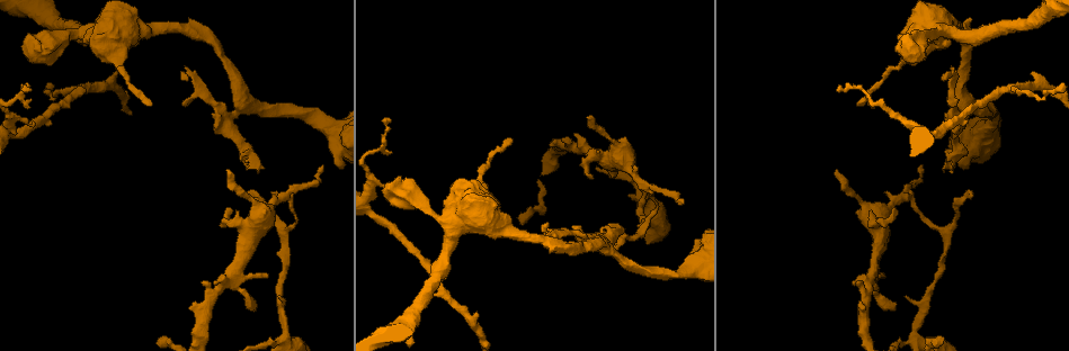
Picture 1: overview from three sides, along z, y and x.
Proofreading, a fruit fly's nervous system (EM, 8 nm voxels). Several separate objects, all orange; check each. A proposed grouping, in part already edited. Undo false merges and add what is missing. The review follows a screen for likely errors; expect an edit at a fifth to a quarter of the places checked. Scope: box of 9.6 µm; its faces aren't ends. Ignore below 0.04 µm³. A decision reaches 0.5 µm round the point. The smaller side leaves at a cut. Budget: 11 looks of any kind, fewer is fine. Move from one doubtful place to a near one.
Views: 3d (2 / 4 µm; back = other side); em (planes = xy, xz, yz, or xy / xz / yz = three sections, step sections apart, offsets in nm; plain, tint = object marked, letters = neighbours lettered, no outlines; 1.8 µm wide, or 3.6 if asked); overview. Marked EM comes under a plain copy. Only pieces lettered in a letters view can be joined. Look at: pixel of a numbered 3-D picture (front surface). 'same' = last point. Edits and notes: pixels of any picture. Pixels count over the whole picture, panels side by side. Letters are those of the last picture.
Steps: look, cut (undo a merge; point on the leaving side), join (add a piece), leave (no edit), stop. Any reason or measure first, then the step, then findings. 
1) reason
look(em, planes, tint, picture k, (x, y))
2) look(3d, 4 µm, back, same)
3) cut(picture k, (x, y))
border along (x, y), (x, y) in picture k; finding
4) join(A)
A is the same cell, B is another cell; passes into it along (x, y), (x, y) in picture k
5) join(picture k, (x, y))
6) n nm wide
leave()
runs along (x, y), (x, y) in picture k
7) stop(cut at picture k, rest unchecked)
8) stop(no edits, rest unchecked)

an open end
look(em, planes, tint, picture 1, (616, 176))

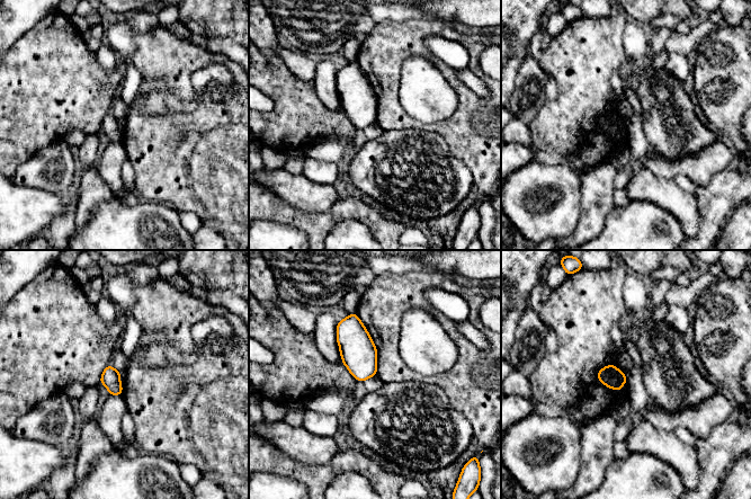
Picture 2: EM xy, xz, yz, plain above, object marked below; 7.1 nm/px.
look(em, planes, letters, same)

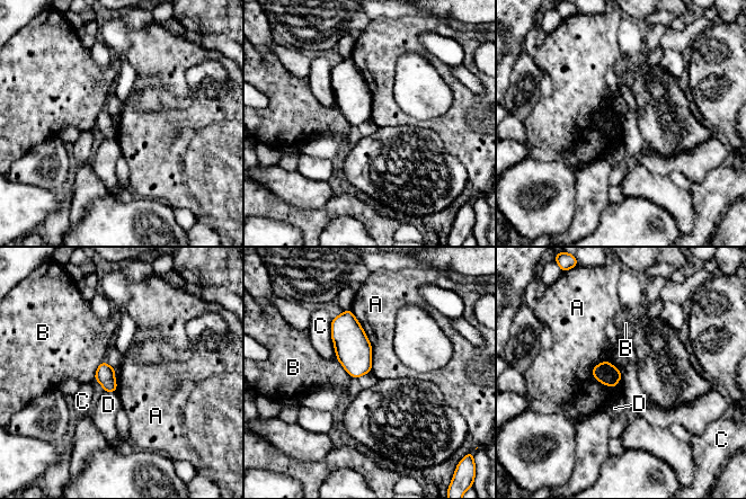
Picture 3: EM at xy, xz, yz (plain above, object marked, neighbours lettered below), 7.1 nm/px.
140 nm wide
leave()
A, B, C and D are other cells; no lettered piece goes on from it

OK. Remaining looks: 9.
an open end
look(3d, 2 µm, back, picture 1, (590, 118))

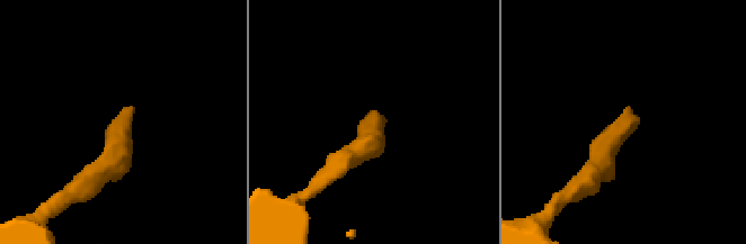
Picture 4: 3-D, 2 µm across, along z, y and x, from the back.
look(em, xy, step 16, letters, picture 4, (626, 110))

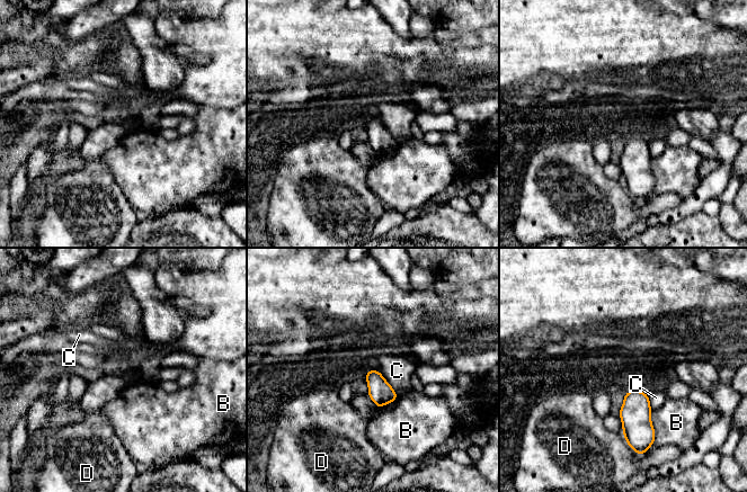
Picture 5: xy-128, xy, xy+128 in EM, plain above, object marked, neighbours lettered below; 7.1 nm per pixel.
cut it another way
look(em, xz, step 16, letters, same)

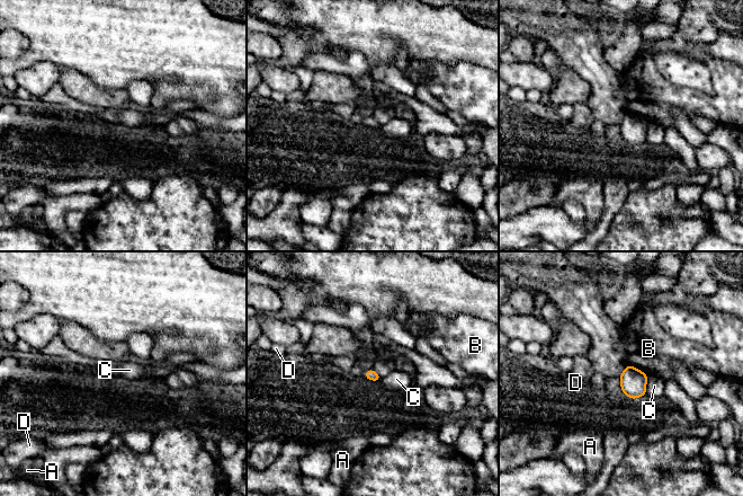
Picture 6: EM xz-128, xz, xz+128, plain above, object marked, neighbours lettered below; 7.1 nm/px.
leave()
A, B, C and D are other cells; border along (647, 375), (645, 392) in picture 6; none of them fits

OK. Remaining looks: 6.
abrupt turn
look(3d, 4 µm, picture 1, (281, 240))

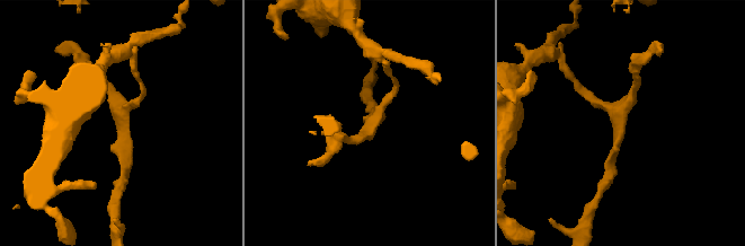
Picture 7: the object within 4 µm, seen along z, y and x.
need the tissue
look(em, planes, letters, picture 7, (618, 126))

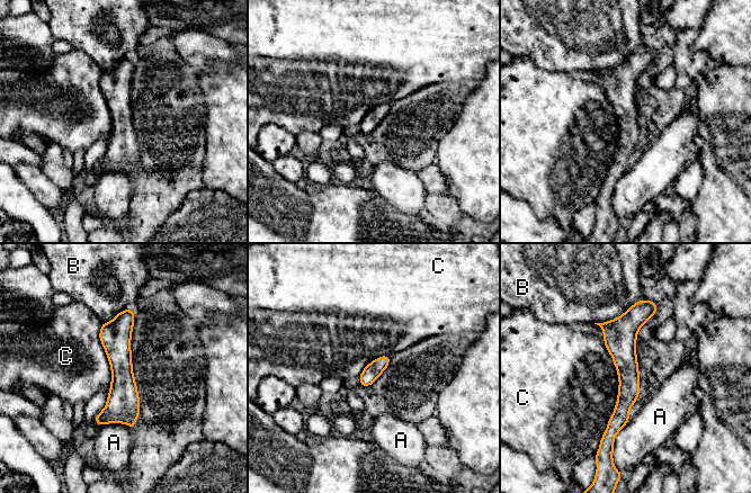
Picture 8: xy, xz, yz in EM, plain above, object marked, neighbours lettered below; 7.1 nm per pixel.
120 nm wide
leave()
A, B and C are other cells; runs along (643, 304), (609, 435) in picture 8; one cell here

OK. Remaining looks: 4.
look(em, xy, step 4, letters, picture 1, (33, 127))

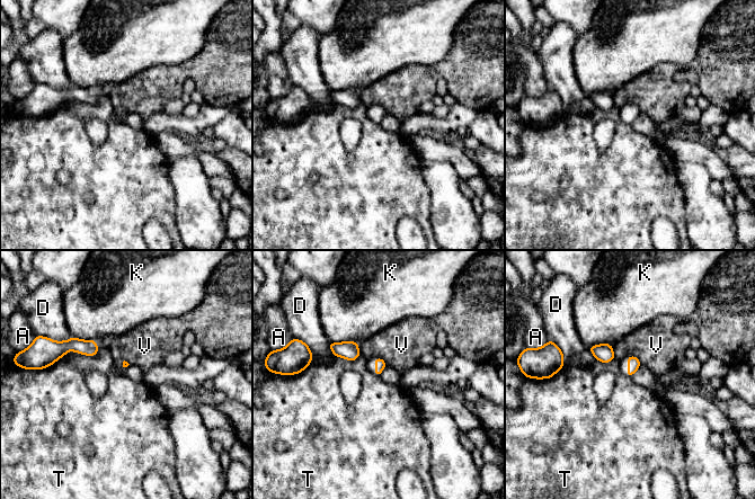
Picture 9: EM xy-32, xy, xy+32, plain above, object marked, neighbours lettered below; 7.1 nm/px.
another direction
look(em, planes, letters, same)

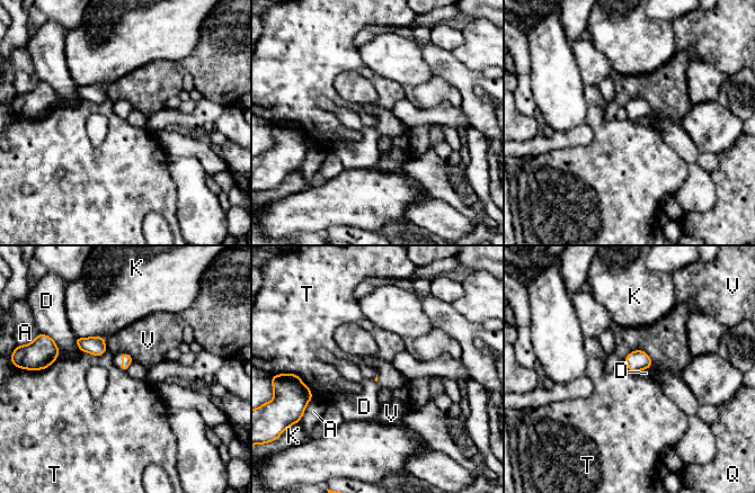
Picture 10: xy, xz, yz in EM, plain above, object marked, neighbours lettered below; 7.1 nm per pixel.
K touches over 220 nm
leave()
A, D, K, Q, T and V are other cells; border along (106, 348), (101, 355), (82, 351) in picture 10; no lettered piece goes on from it

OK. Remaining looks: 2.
stop(no edits, rest unchecked)

